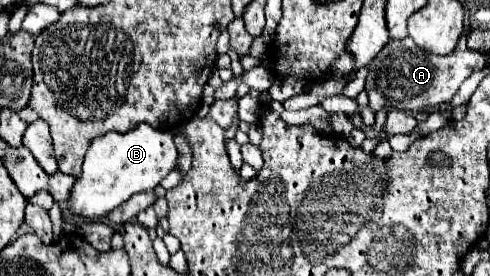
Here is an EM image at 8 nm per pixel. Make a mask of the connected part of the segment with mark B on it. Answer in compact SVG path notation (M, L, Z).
M138 124L126 134L110 132L92 140L84 166L82 176L76 180L68 208L74 214L82 214L90 220L98 220L106 216L110 210L124 204L132 194L154 190L160 180L176 166L178 150L174 144L174 136L166 130L152 128L150 124Z

